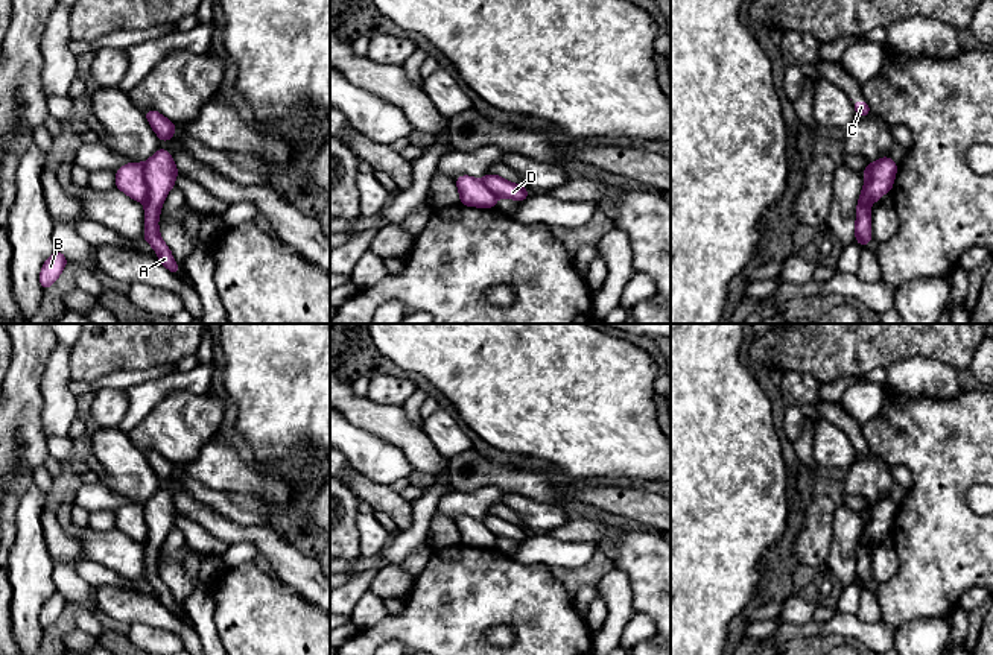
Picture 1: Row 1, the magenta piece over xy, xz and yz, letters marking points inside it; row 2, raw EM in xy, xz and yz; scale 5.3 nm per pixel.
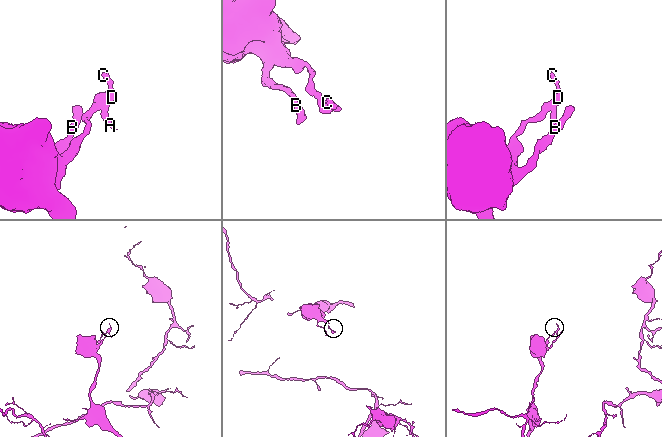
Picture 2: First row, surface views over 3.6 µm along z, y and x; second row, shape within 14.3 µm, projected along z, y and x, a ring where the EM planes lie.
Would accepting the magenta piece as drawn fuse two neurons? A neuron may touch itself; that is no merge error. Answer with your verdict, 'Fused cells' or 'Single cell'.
Fused cells

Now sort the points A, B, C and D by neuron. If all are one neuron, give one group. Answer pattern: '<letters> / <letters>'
A C D / B

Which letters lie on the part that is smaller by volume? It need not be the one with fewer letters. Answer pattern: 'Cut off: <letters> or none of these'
Cut off: A, C, D

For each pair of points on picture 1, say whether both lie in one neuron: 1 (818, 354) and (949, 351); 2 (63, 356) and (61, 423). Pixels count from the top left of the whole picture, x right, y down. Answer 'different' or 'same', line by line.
1: same
2: same

